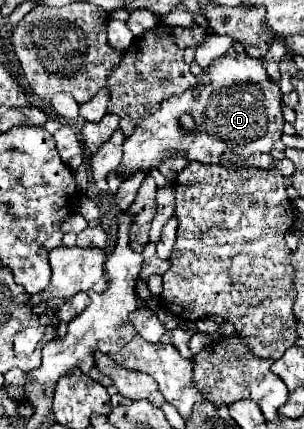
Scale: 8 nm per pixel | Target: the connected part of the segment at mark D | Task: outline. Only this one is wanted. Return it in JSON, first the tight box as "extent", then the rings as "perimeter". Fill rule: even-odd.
{"extent":[120,43,282,177],"perimeter":[[[234,43],[226,55],[214,59],[208,67],[212,77],[210,85],[198,85],[200,99],[192,97],[192,91],[174,95],[162,101],[156,113],[140,117],[136,131],[124,141],[124,159],[120,173],[130,177],[138,169],[150,171],[158,167],[168,153],[184,153],[190,161],[204,165],[220,165],[224,151],[232,151],[240,159],[248,159],[254,153],[270,153],[274,143],[282,137],[282,93],[276,83],[266,75],[264,61],[246,55],[240,43]],[[190,111],[196,121],[196,133],[184,133],[178,123],[182,113]]]}

